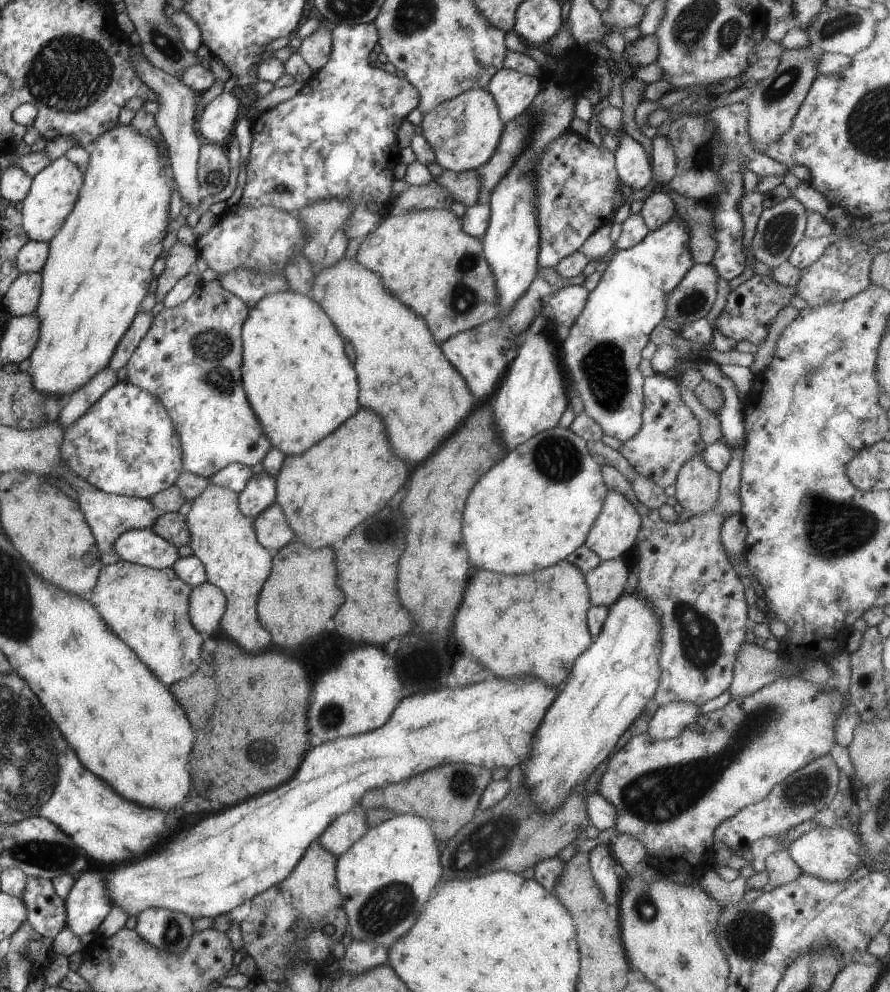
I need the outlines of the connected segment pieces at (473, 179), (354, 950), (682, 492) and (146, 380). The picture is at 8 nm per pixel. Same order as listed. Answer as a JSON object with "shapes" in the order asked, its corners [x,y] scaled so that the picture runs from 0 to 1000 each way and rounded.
{"shapes":[[[[499,170],[498,175],[489,181],[494,188],[506,193],[510,204],[519,204],[525,209],[537,204],[537,196],[540,194],[537,171],[529,170],[525,173],[512,174]]],[[[397,947],[388,956],[387,966],[383,968],[384,978],[396,982],[404,982],[407,978],[420,976],[434,970],[436,958],[433,954],[402,947]]],[[[789,455],[764,471],[758,489],[758,501],[770,514],[788,519],[803,513],[810,491],[809,477],[793,470]]],[[[245,281],[226,283],[211,302],[196,310],[182,311],[172,321],[169,333],[164,334],[143,365],[143,382],[172,397],[190,415],[203,446],[206,474],[231,483],[260,467],[279,471],[294,467],[304,454],[306,448],[297,440],[294,429],[285,419],[272,391],[271,334],[281,313],[271,300],[254,292]]]]}

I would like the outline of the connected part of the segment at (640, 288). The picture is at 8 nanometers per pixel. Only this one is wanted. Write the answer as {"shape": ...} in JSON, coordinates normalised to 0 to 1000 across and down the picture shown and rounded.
{"shape":[[[757,217],[743,229],[734,233],[729,232],[717,246],[690,254],[670,290],[662,294],[657,311],[645,324],[639,339],[630,347],[631,367],[640,375],[645,388],[649,391],[649,396],[656,405],[656,414],[661,420],[676,429],[679,439],[692,442],[700,447],[711,442],[722,427],[725,382],[718,373],[721,363],[720,354],[730,344],[730,335],[739,326],[746,325],[753,295],[781,265],[774,249],[775,239],[771,223],[765,221],[764,217]]]}

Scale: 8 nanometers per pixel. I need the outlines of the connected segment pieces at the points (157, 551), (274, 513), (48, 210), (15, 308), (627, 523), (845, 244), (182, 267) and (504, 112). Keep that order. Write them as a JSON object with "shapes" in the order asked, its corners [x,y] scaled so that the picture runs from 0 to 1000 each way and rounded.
{"shapes":[[[[169,532],[138,536],[127,551],[138,566],[172,574],[191,574],[202,563],[200,550],[191,548]]],[[[307,507],[301,510],[288,523],[284,524],[290,547],[301,555],[315,555],[319,548],[325,548],[330,542],[317,512]]],[[[72,156],[57,163],[37,177],[34,192],[25,203],[25,228],[37,243],[55,244],[70,230],[71,224],[83,210],[93,184],[93,173]]],[[[21,275],[2,299],[7,313],[17,320],[39,316],[46,299],[47,283],[46,275]]],[[[684,494],[657,550],[675,566],[696,564],[716,548],[719,532],[720,518],[716,512],[698,497]]],[[[951,238],[936,244],[919,262],[916,262],[910,268],[900,272],[899,281],[893,287],[896,297],[906,302],[911,309],[927,307],[928,305],[940,305],[954,301],[956,298],[973,292],[973,289],[979,286],[979,266],[981,257],[976,255],[976,249],[969,246],[966,242]]],[[[200,244],[193,248],[187,259],[187,270],[178,279],[175,291],[176,304],[183,304],[184,298],[196,290],[196,287],[218,272],[218,265],[224,261],[219,249],[210,249]]],[[[565,69],[555,75],[546,91],[558,104],[564,124],[571,125],[594,110],[608,89],[601,78]]]]}

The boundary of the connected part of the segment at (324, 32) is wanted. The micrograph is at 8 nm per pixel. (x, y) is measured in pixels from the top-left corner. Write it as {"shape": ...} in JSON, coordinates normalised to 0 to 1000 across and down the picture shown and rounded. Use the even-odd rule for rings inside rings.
{"shape":[[[362,24],[361,27],[344,36],[342,41],[334,43],[335,53],[342,58],[352,73],[361,71],[371,59],[374,39],[371,30]]]}

